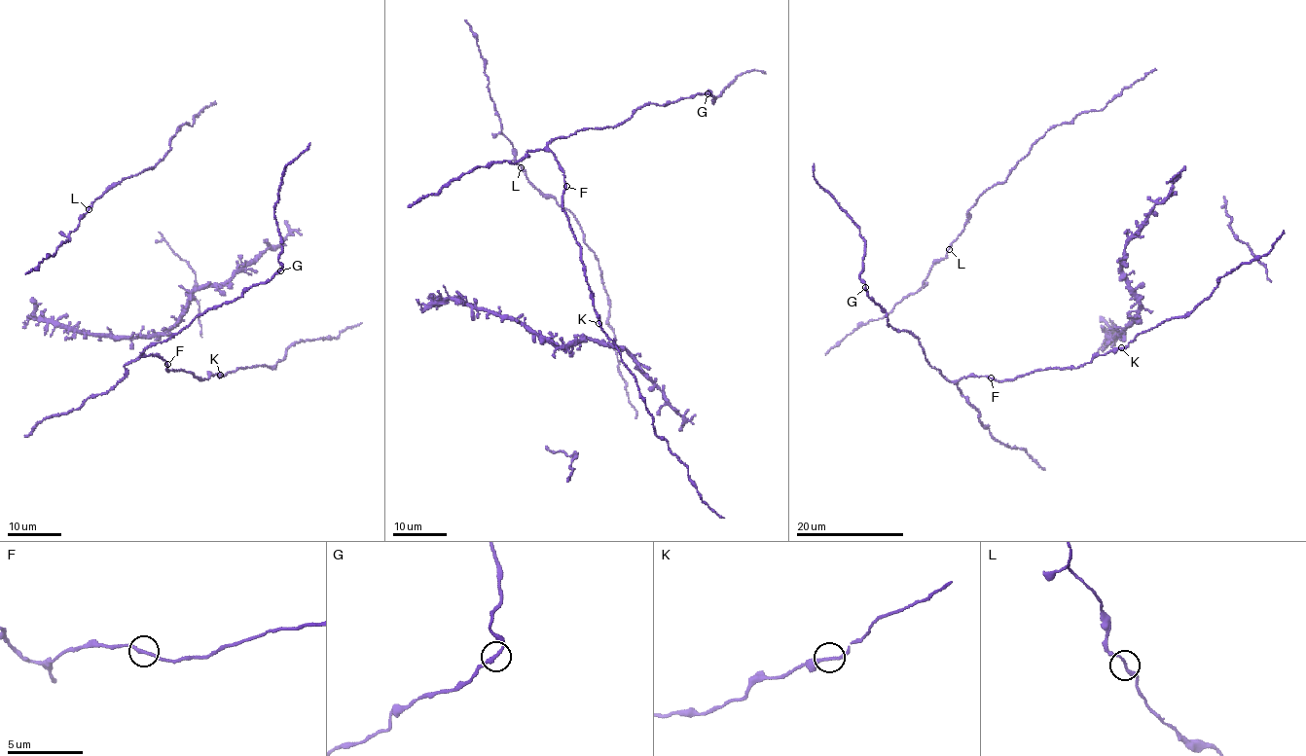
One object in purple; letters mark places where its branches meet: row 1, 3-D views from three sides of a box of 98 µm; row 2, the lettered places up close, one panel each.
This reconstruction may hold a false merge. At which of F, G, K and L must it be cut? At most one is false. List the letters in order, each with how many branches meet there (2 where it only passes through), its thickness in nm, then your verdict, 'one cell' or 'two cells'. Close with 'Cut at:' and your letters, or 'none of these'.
F: branches 2; calibre 200 nm; one cell
G: branches 2; calibre 190 nm; two cells
K: branches 2; calibre 200 nm; one cell
L: branches 2; calibre 190 nm; one cell
Cut at: G

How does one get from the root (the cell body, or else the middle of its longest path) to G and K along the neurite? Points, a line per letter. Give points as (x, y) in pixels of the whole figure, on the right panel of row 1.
G: (991, 378), (972, 376), (948, 380), (925, 360), (912, 334), (888, 323), (887, 315), (865, 287)
K: (991, 378), (1006, 380), (1034, 371), (1078, 368), (1090, 363), (1098, 355), (1121, 347)

